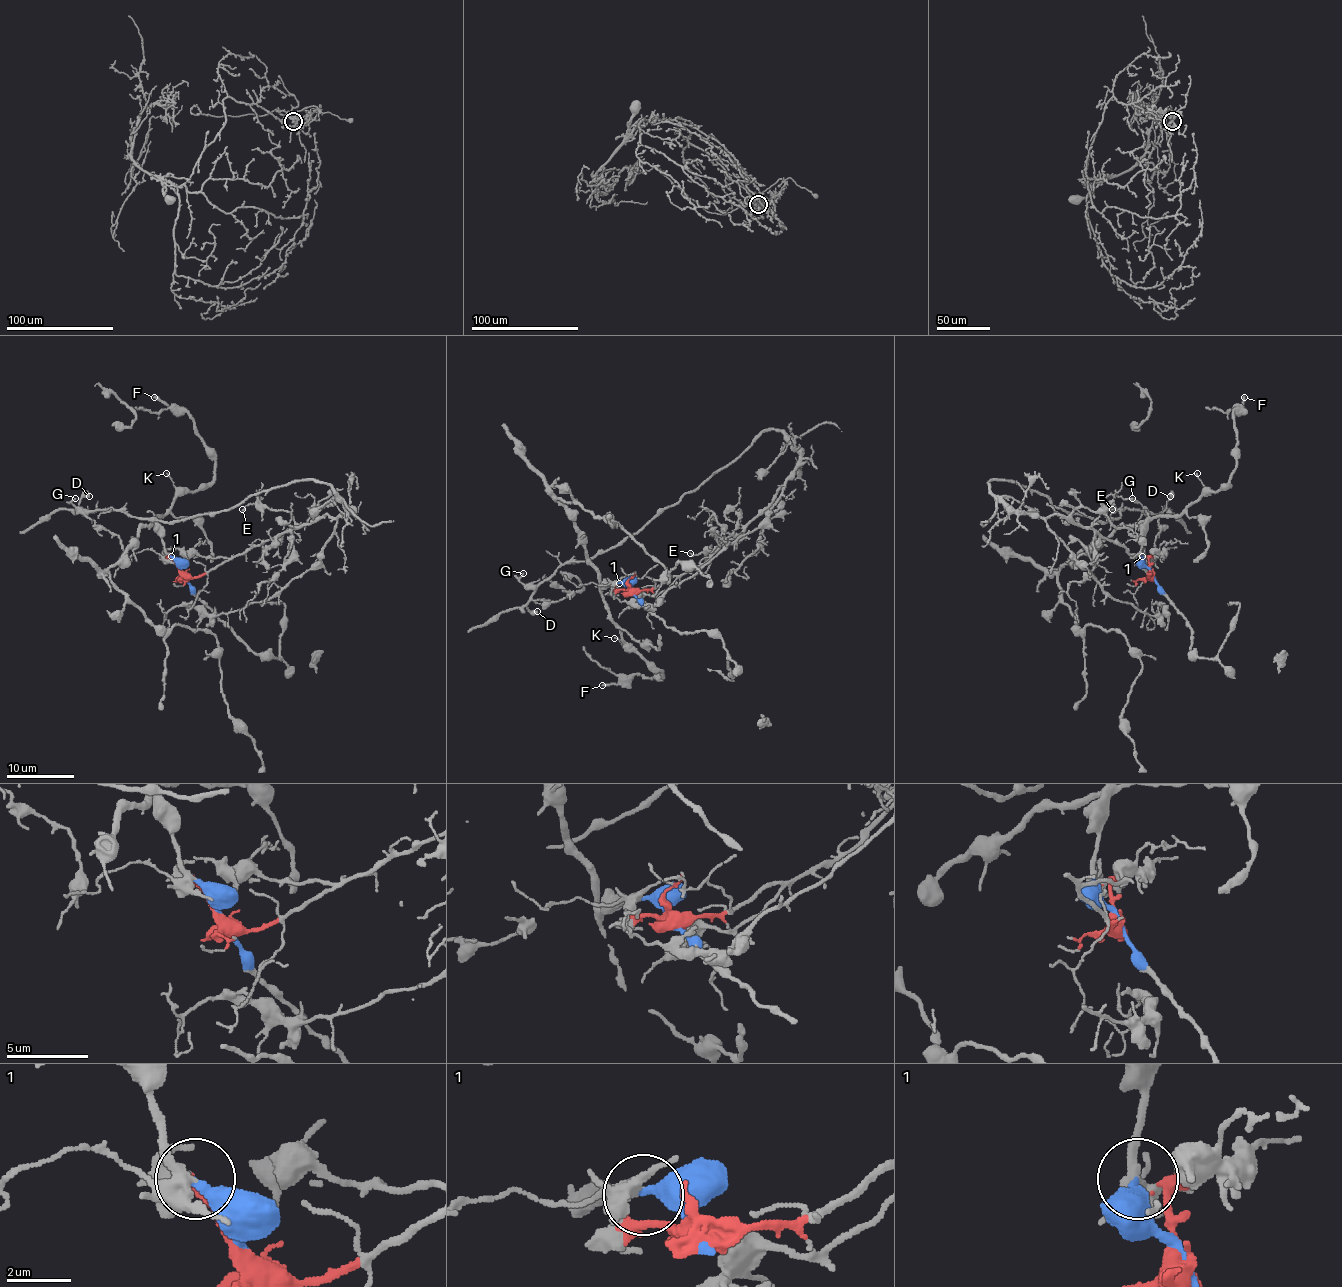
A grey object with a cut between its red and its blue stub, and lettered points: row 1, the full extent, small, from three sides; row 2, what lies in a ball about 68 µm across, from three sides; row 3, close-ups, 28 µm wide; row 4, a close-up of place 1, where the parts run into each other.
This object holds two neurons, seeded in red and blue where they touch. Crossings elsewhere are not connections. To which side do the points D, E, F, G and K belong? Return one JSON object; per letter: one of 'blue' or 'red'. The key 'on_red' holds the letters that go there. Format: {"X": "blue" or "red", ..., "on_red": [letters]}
{"D": "red", "E": "red", "F": "blue", "G": "red", "K": "blue", "on_red": ["D", "E", "G"]}

